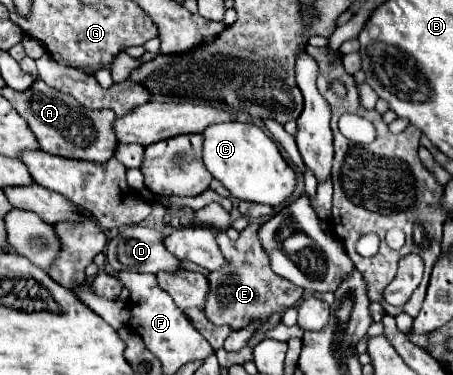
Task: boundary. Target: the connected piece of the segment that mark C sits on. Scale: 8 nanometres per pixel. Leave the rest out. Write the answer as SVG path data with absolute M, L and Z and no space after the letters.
M251 122L211 124L203 132L203 162L235 198L277 206L295 188L295 172L283 160L277 144Z

